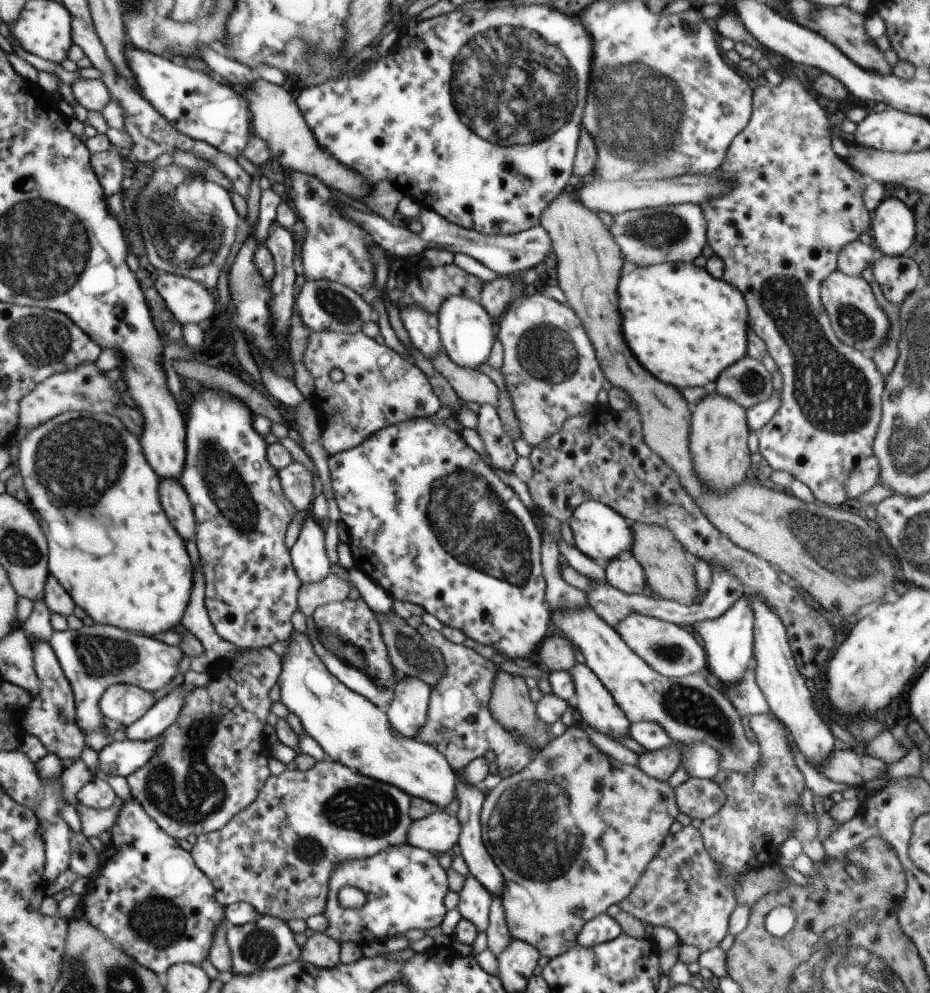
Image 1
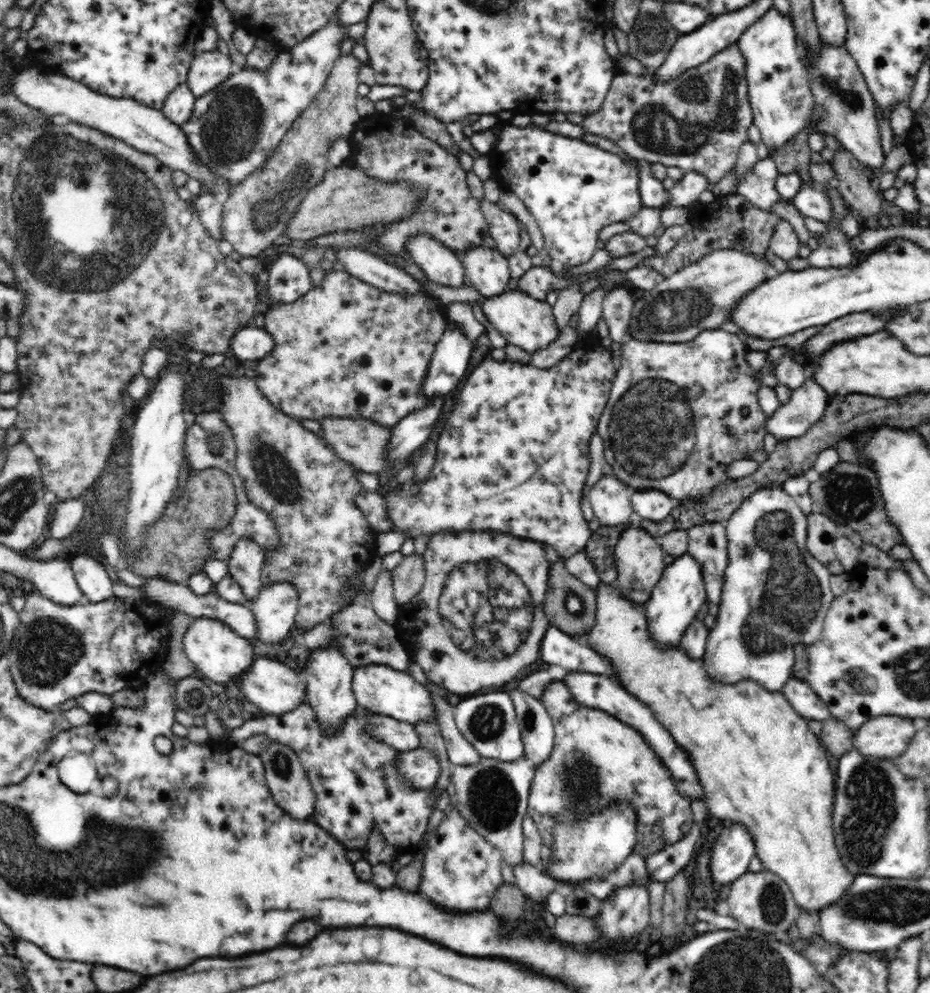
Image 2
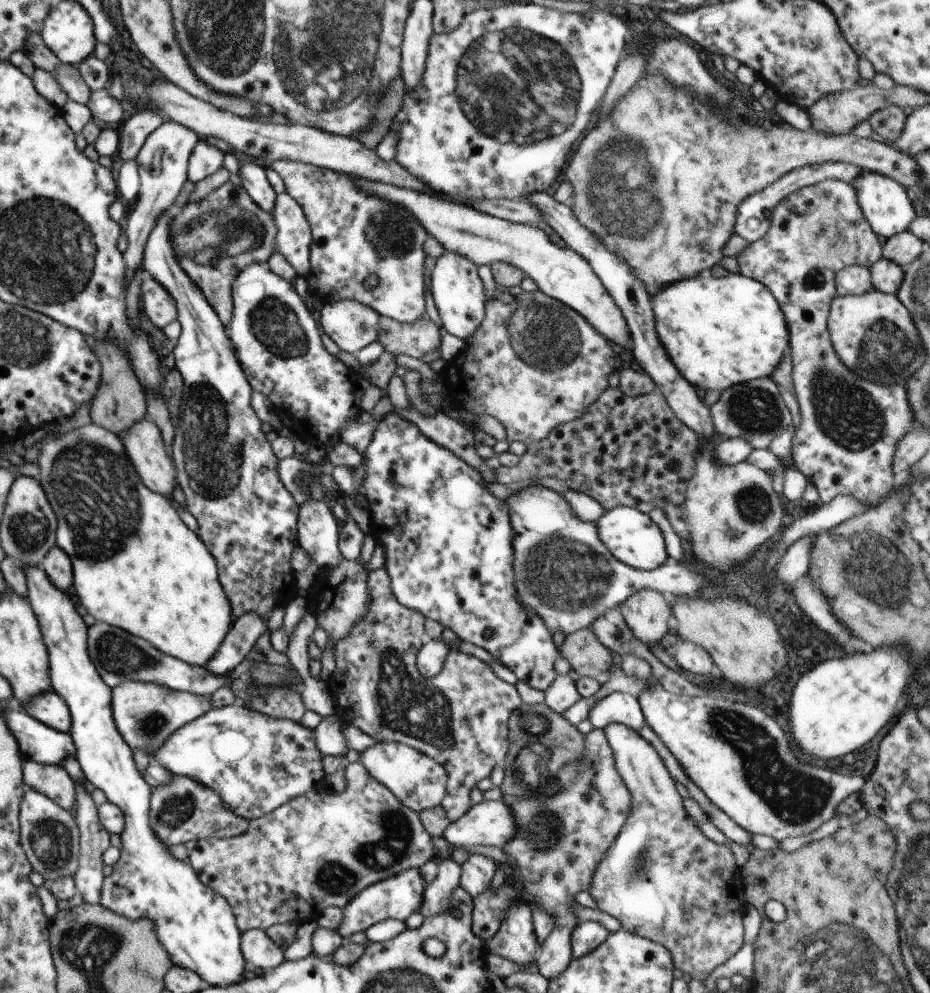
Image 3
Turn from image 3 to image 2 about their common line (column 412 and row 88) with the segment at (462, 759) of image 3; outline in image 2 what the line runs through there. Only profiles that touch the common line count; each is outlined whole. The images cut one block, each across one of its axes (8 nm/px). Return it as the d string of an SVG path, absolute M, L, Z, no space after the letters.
M736 43L728 46L725 50L718 52L715 56L708 59L706 62L700 64L698 67L690 68L686 72L682 72L680 76L676 78L670 78L668 82L655 82L653 80L653 73L650 69L644 74L644 76L633 76L628 73L618 73L613 78L612 84L610 84L609 93L606 94L603 106L599 112L590 114L584 117L584 120L580 127L584 129L586 133L598 134L598 136L611 140L614 144L618 144L624 152L626 152L631 158L640 161L648 161L649 163L662 163L666 166L677 166L685 172L697 172L703 174L710 184L716 184L729 170L731 170L736 162L740 147L746 140L747 130L750 125L753 124L753 111L748 100L748 81L746 81L746 59L742 55L740 48Z

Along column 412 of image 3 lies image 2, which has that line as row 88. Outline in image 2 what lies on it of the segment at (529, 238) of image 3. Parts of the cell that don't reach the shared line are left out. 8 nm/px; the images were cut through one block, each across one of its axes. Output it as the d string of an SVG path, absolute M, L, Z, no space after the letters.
M199 50L190 62L186 83L196 98L204 96L220 86L235 70L229 56L218 50Z

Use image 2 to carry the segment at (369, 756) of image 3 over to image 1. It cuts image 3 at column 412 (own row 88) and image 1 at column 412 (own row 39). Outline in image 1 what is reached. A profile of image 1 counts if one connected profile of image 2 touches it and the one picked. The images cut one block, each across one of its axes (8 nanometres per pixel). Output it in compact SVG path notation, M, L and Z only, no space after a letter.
M294 630L287 641L286 650L281 657L281 674L277 679L280 687L279 703L296 715L306 734L312 737L332 761L345 765L348 769L385 784L396 786L411 798L417 797L436 804L438 810L447 808L454 798L457 776L446 758L434 746L421 743L416 738L402 737L391 730L385 709L372 704L356 692L349 690L337 680L314 652L313 644L306 634Z

